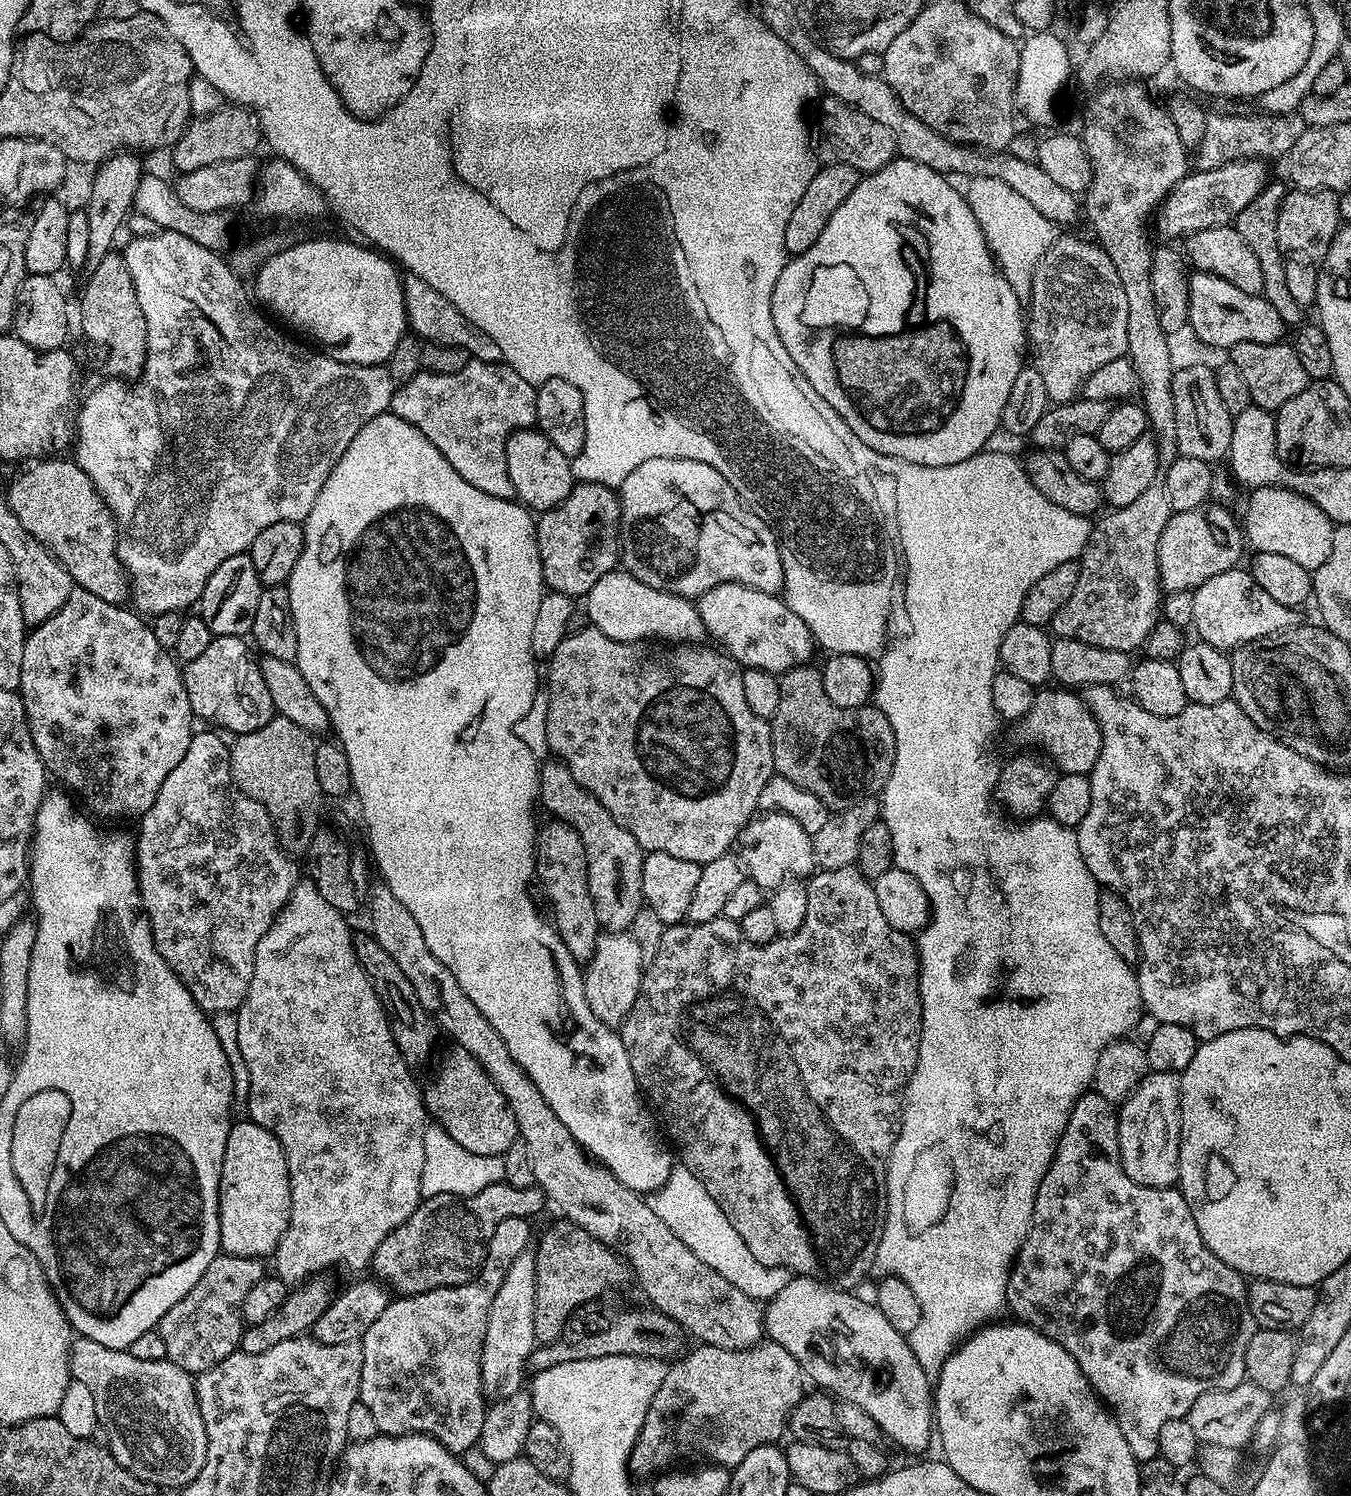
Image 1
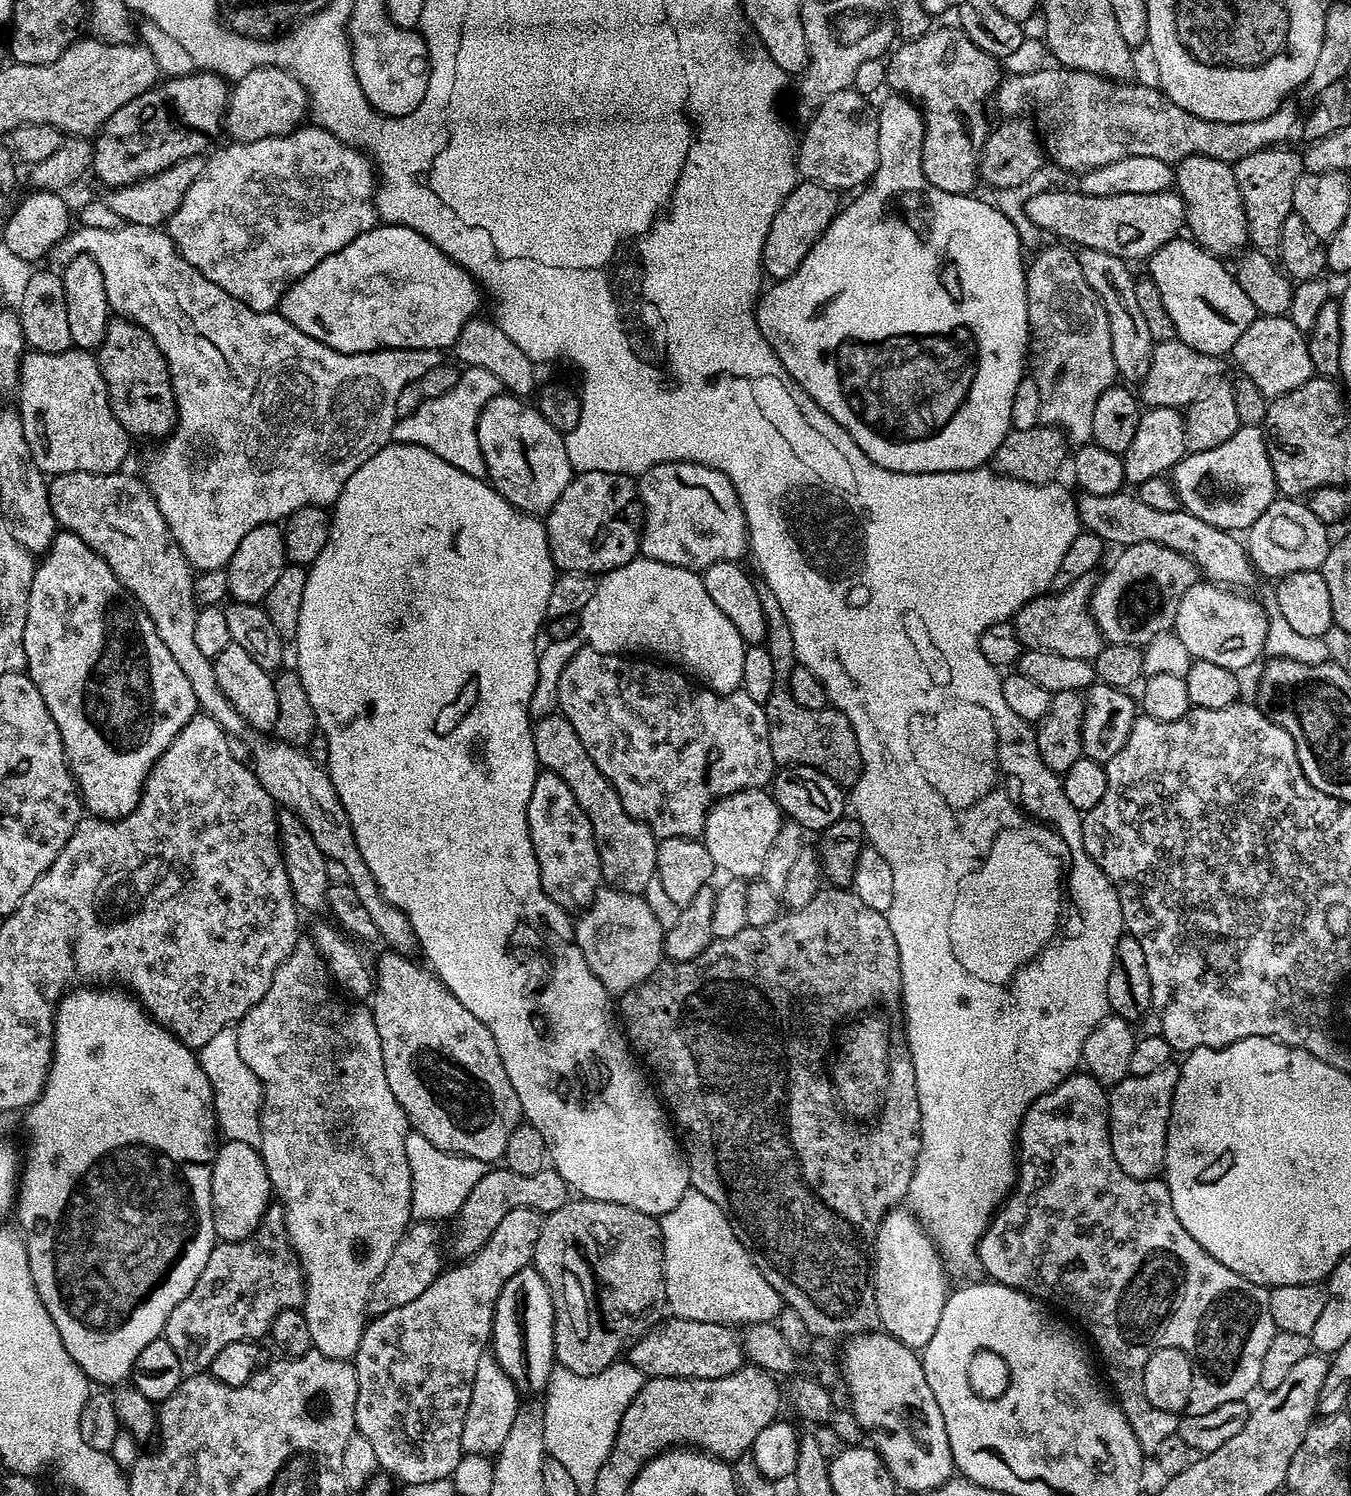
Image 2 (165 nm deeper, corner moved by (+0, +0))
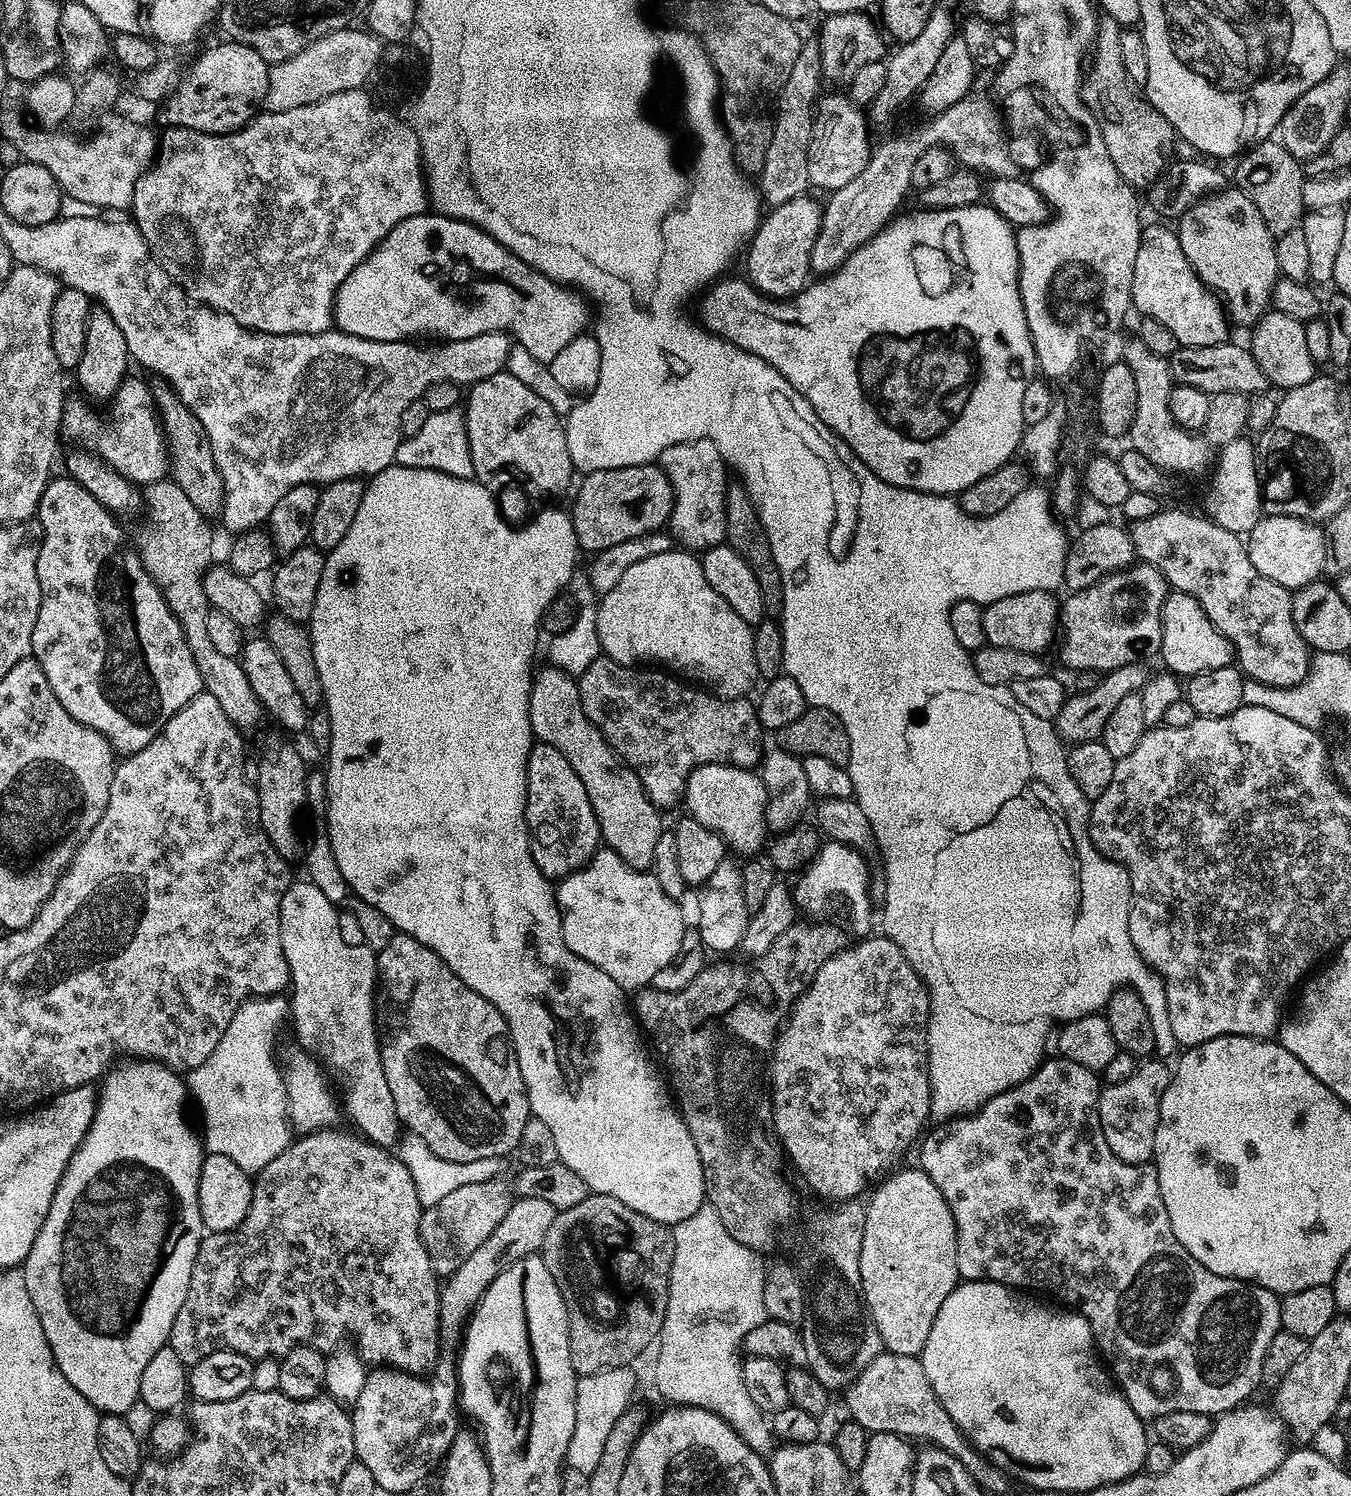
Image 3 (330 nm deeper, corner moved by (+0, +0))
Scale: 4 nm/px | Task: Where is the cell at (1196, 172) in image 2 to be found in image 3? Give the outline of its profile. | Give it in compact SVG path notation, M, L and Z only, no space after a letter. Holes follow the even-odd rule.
M1239 190L1213 192L1192 207L1185 208L1179 220L1182 254L1186 254L1194 274L1220 297L1233 325L1241 324L1245 330L1251 329L1269 311L1272 291L1276 281L1281 279L1276 240L1254 202Z

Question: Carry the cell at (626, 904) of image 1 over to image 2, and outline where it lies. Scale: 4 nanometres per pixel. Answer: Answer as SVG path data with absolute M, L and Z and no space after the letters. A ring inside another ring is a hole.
M553 714L539 717L532 729L532 741L537 765L558 773L562 782L570 786L574 798L578 798L578 806L586 810L586 818L590 818L598 846L601 877L619 892L644 893L646 882L650 882L656 874L657 837L642 822L626 814L614 786L604 777L602 770L594 766L594 758L586 754L586 746L582 746L578 734L574 734L574 726L570 726L564 716Z

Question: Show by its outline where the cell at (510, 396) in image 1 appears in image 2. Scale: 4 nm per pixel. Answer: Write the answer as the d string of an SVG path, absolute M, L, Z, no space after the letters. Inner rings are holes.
M465 367L460 373L454 390L447 394L438 394L438 398L430 398L421 402L412 414L397 419L392 440L397 444L413 444L422 446L438 458L450 462L450 466L458 466L466 474L479 480L487 477L486 462L482 458L482 450L478 446L478 418L490 402L490 398L501 395L502 386L490 370Z

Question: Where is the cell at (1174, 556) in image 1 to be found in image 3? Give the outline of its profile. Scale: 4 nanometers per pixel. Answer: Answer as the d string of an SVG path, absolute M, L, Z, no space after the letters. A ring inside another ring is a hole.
M1136 562L1131 568L1123 568L1121 572L1110 574L1086 590L1071 593L1067 597L1069 600L1060 604L1058 628L1062 635L1058 640L1058 648L1060 644L1061 662L1066 667L1080 672L1076 674L1088 674L1091 668L1100 672L1096 674L1107 674L1115 668L1151 661L1151 656L1159 657L1162 646L1160 615L1169 591L1167 580L1157 568L1143 562Z

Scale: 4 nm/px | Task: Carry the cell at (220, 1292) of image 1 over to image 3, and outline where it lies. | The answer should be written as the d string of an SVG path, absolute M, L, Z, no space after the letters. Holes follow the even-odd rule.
M321 1130L309 1132L293 1139L274 1162L266 1165L261 1172L255 1173L252 1182L250 1210L246 1210L246 1218L240 1225L229 1232L208 1232L198 1246L198 1254L194 1258L194 1266L190 1274L190 1286L186 1290L186 1299L178 1314L174 1314L174 1326L170 1326L167 1347L182 1358L186 1366L191 1366L215 1352L237 1352L247 1356L253 1362L264 1360L267 1356L279 1358L285 1356L291 1348L299 1344L310 1346L314 1350L331 1354L341 1347L343 1336L352 1336L354 1351L365 1365L387 1366L397 1372L424 1374L437 1363L441 1355L440 1339L440 1290L438 1277L432 1268L422 1238L420 1237L420 1218L422 1209L418 1202L418 1192L414 1190L414 1180L410 1172L387 1147L371 1143L360 1134L351 1136L340 1130Z

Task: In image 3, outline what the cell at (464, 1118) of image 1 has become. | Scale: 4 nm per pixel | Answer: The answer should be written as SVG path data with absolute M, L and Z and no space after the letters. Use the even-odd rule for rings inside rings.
M394 934L390 942L386 942L386 946L378 953L376 962L376 1030L379 1032L382 1069L385 1071L386 1083L394 1106L397 1108L399 1123L407 1131L418 1134L418 1138L422 1138L422 1142L426 1142L426 1146L430 1146L430 1150L438 1154L438 1158L446 1158L450 1162L474 1162L478 1158L495 1156L504 1158L507 1157L507 1152L508 1155L515 1153L522 1129L526 1127L528 1117L532 1115L532 1107L528 1101L526 1086L522 1082L522 1070L518 1070L516 1054L512 1051L508 1023L502 1018L500 1011L490 1002L486 1002L482 994L470 990L470 986L466 986L466 982L462 982L462 978L458 978L458 974L454 974L454 970L450 970L450 966L446 966L446 962L438 958L434 950L430 950L430 946L422 946L422 942L418 942L412 936Z

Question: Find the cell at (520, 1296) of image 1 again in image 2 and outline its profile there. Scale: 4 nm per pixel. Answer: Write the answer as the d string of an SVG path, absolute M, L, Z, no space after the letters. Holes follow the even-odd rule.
M485 1354L478 1358L478 1370L474 1373L474 1386L470 1394L470 1407L466 1409L466 1422L462 1426L462 1446L465 1453L488 1456L500 1451L521 1403L521 1393L515 1382L502 1370L495 1355Z

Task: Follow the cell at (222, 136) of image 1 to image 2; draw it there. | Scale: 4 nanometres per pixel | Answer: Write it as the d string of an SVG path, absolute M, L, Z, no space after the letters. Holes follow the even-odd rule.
M255 68L249 72L243 73L240 79L235 81L231 85L230 91L228 93L228 109L224 112L224 122L222 125L223 131L225 133L229 132L231 139L235 142L256 142L258 138L270 138L271 136L285 136L287 132L295 132L297 128L301 127L303 118L305 119L306 113L308 112L308 92L303 88L298 82L296 76L290 75L284 68Z

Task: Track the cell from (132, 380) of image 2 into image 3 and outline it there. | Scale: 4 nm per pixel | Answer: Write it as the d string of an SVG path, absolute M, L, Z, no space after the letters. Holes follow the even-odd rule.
M159 378L153 381L150 384L152 403L156 405L160 426L164 430L164 443L168 445L170 479L182 488L186 498L190 498L194 510L209 518L219 517L224 505L224 483L212 457L210 442L202 430L202 422L194 418L192 411L165 381Z

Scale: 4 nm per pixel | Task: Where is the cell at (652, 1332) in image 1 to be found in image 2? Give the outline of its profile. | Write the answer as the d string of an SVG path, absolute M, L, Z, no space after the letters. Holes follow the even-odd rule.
M675 1318L661 1319L645 1336L641 1336L627 1349L627 1363L632 1364L646 1378L654 1376L677 1376L691 1380L706 1378L726 1378L726 1374L734 1374L745 1367L746 1357L744 1345L735 1327L714 1322L694 1322L693 1320L677 1320Z

